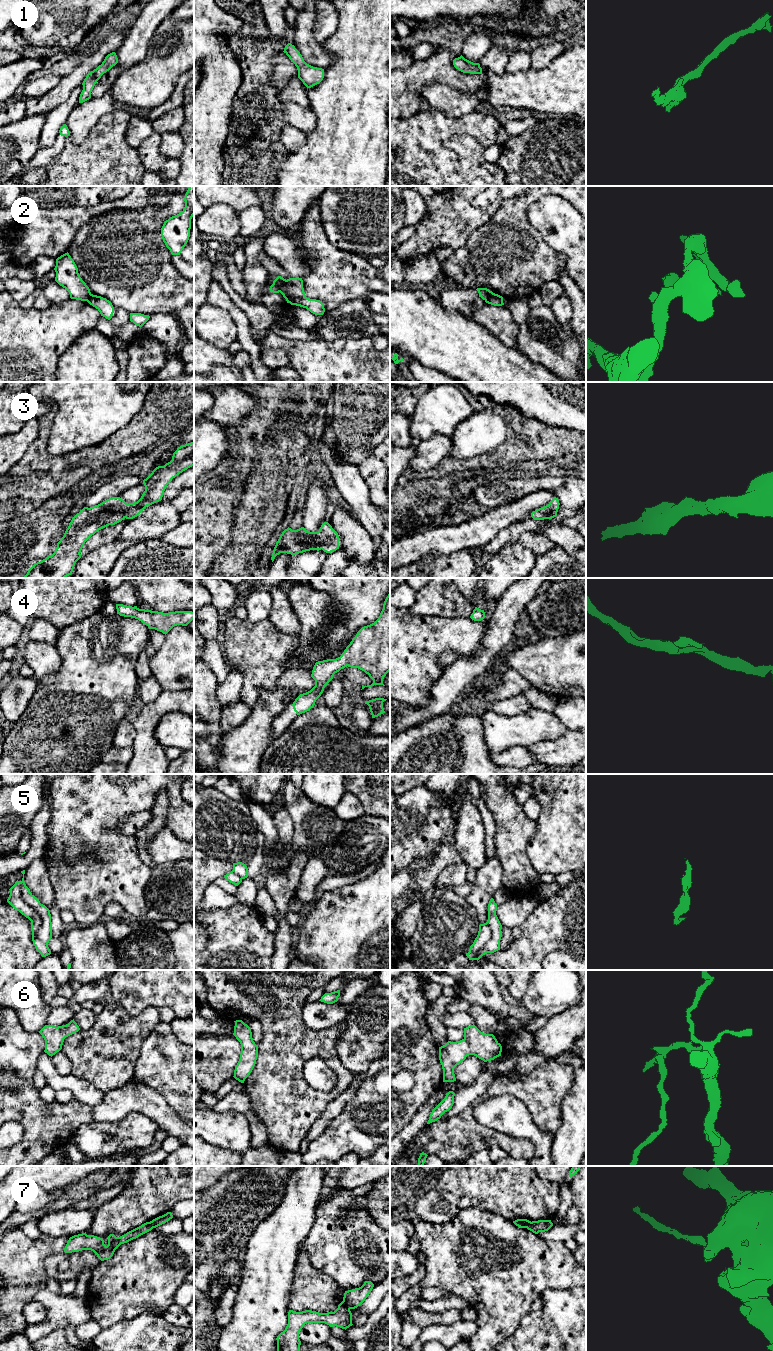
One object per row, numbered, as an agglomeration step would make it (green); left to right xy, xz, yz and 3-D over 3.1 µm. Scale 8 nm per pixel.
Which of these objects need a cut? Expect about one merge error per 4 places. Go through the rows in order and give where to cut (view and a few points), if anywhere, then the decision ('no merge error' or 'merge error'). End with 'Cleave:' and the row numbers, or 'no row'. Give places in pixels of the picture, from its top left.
1: no cut; no merge error
2: cut in xz along (286, 280), (279, 291); merge error
3: no cut; no merge error
4: no cut; no merge error
5: cut in xy along (21, 881), (22, 899), (41, 919), (36, 937), (47, 944); merge error
6: no cut; no merge error
7: cut in xz along (342, 1301), (349, 1309); merge error
Cleave: 2, 5, 7

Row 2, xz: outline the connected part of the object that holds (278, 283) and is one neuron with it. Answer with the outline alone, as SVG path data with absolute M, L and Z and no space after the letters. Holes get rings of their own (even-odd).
M278 276L274 281L273 284L270 286L269 290L273 293L279 293L281 291L281 288L285 284L286 279L284 279L281 276Z

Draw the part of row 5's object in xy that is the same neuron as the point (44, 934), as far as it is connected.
M25 870L21 871L23 874L22 885L21 885L21 893L24 902L33 908L42 919L42 923L39 927L36 938L44 943L49 943L52 938L52 922L51 922L51 914L50 910L43 904L40 903L39 899L37 899L26 886L24 881Z

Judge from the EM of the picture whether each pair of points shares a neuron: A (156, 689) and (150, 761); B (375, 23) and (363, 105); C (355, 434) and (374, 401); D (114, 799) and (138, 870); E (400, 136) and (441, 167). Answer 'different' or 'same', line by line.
A: different
B: same
C: same
D: same
E: same

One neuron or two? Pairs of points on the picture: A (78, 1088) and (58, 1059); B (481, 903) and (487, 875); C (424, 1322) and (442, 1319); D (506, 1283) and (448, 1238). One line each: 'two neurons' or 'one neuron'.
A: two neurons
B: one neuron
C: one neuron
D: one neuron

